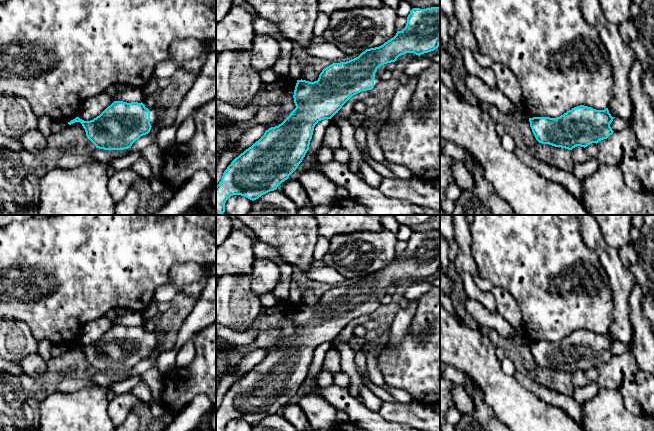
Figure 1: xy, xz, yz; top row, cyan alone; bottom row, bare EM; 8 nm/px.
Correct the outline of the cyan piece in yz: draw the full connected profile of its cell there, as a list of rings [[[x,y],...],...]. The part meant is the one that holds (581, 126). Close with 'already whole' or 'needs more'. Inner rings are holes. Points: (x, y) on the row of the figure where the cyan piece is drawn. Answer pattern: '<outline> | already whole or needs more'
[[[580,105],[572,108],[560,117],[533,117],[529,118],[529,122],[532,132],[539,143],[572,150],[577,146],[585,148],[592,143],[597,144],[600,140],[607,139],[614,132],[610,127],[614,118],[609,113],[608,108],[596,110]]] | already whole

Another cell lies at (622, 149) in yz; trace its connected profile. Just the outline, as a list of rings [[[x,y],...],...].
[[[629,128],[614,131],[607,139],[597,143],[596,159],[600,164],[617,166],[624,176],[628,187],[635,191],[652,191],[654,187],[654,152],[640,145],[634,129]]]

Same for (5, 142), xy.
[[[0,132],[0,148],[9,149],[12,151],[24,151],[20,140],[11,139]]]

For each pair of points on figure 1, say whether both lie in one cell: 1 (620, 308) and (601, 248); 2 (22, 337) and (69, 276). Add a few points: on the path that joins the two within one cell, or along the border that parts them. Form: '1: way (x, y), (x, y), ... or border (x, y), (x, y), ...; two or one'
1: way (620, 293), (620, 277), (612, 263); one
2: border (10, 318), (23, 321), (37, 342); two

